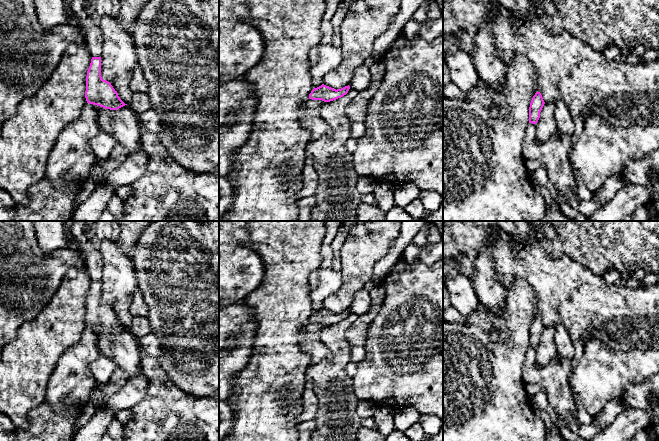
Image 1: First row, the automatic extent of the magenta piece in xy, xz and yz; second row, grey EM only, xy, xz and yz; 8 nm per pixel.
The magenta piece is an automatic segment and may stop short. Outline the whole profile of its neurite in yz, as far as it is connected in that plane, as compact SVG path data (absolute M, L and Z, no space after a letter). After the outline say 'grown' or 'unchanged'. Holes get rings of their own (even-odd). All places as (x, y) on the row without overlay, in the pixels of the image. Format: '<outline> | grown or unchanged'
M540 316L533 320L529 331L529 347L536 348L540 342L540 336L545 326Z | unchanged

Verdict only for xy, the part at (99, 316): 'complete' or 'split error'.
split error

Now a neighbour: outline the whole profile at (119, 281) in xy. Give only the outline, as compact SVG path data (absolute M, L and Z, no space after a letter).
M104 240L98 249L103 259L101 301L111 307L120 323L127 328L133 319L130 305L137 289L134 264L116 242Z

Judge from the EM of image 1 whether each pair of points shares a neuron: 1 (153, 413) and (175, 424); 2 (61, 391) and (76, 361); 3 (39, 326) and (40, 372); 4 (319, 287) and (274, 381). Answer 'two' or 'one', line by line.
1: one
2: one
3: one
4: two

